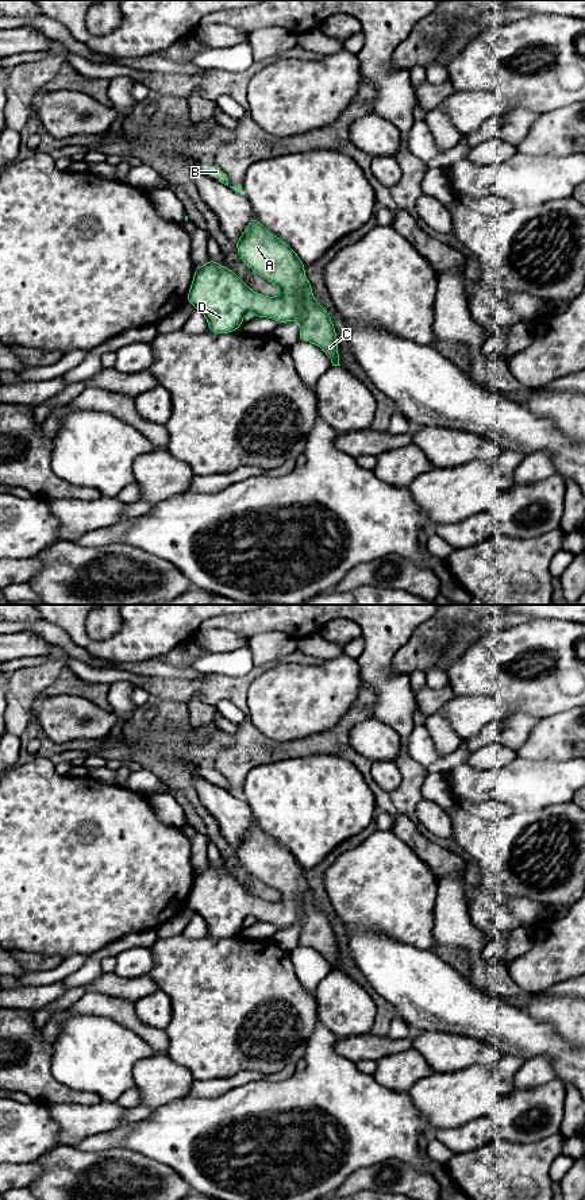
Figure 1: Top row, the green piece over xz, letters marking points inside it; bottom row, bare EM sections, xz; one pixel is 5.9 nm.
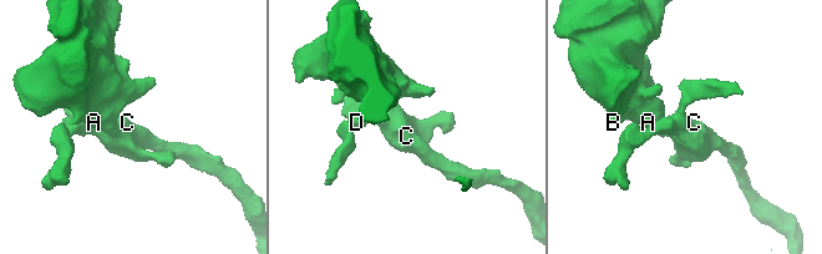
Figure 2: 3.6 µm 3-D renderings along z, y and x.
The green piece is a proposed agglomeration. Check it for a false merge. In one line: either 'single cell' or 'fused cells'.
single cell

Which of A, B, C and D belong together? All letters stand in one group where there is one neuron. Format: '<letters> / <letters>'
A B C D

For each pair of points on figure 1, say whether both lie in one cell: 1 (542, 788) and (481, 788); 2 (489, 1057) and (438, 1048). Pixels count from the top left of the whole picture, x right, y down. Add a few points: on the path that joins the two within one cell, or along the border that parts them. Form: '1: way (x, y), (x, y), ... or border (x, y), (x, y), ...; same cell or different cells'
1: way (527, 787), (496, 787); same cell
2: way (477, 1054), (474, 1052), (450, 1052); same cell

